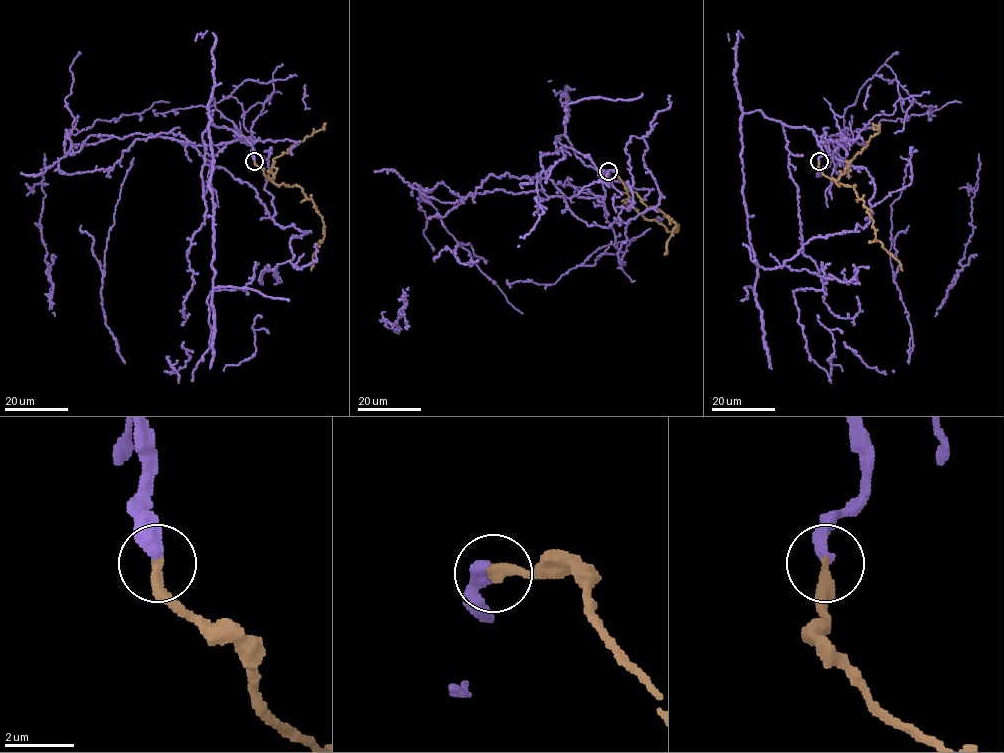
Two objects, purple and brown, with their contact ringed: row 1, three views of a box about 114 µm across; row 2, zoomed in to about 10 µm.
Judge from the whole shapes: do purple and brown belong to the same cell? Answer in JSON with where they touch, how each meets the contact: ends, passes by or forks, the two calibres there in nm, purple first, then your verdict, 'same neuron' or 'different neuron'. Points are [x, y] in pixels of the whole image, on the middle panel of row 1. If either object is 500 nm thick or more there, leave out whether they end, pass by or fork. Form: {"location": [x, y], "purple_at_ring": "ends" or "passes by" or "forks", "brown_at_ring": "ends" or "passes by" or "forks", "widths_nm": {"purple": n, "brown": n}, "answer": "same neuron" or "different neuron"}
{"location": [608, 171], "purple_at_ring": "ends", "brown_at_ring": "ends", "widths_nm": {"purple": 400, "brown": 320}, "answer": "same neuron"}

